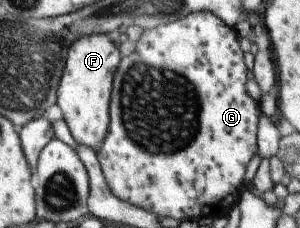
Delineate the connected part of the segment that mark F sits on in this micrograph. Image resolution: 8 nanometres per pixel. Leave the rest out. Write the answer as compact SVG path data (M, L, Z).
M94 30L90 35L84 35L77 38L69 48L68 63L66 70L58 89L58 105L63 111L63 117L69 124L73 137L79 144L85 144L98 152L98 149L105 142L107 134L110 131L110 107L114 89L115 74L121 63L121 51L115 41L106 33L98 33Z

